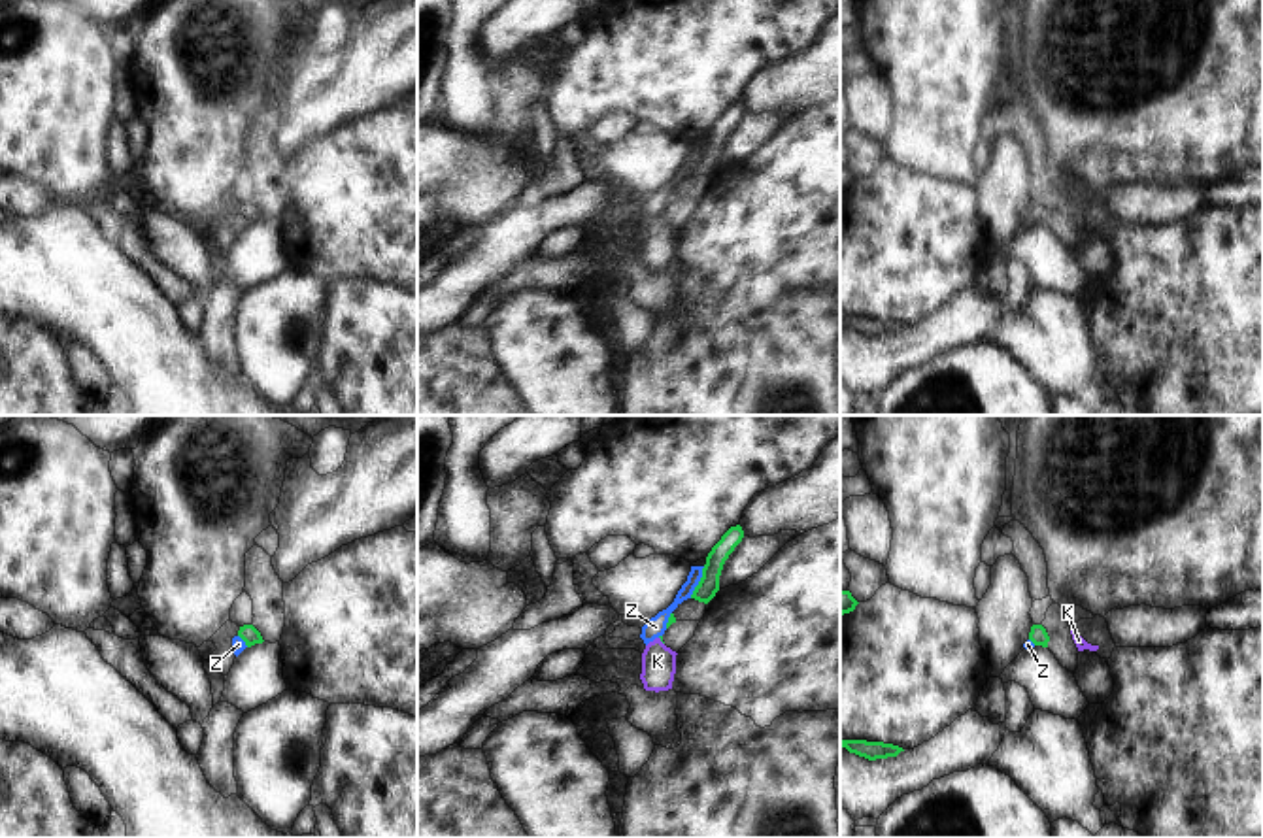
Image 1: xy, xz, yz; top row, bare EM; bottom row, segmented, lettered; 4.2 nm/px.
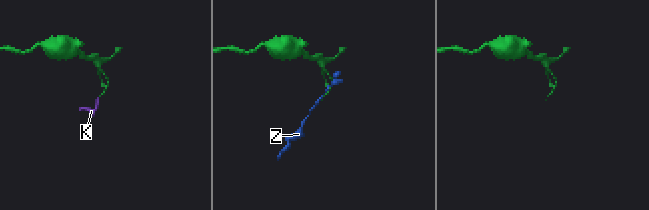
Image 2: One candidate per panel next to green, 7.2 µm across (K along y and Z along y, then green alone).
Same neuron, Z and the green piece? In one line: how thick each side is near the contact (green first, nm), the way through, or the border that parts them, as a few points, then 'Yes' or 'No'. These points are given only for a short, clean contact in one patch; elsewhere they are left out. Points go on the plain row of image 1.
Thickness 90 nm (green) against 70 nm. Boundary: xz (705, 144), (690, 174). No.

